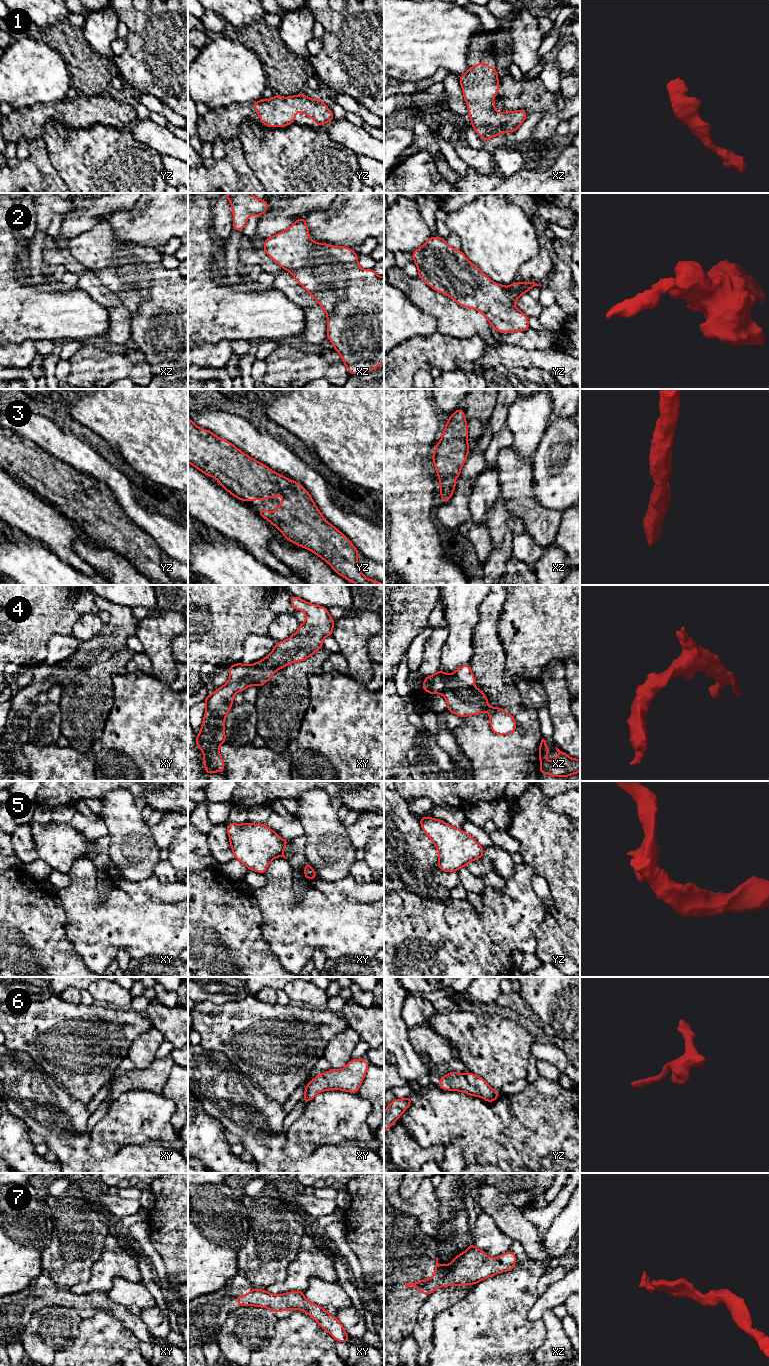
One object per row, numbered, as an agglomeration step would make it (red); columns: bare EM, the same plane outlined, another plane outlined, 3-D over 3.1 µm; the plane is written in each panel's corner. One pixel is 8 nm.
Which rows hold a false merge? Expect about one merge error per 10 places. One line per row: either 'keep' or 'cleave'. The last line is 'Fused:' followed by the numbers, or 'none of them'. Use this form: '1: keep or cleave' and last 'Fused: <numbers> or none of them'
1: keep
2: keep
3: keep
4: keep
5: keep
6: keep
7: keep
Fused: none of them

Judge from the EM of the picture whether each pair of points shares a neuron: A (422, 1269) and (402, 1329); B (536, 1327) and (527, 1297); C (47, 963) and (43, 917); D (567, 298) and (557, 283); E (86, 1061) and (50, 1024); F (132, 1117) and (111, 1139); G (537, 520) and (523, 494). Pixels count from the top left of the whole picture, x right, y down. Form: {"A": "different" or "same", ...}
{"A": "same", "B": "same", "C": "same", "D": "same", "E": "same", "F": "same", "G": "same"}

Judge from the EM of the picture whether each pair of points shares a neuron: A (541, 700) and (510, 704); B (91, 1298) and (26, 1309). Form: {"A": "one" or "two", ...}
{"A": "two", "B": "one"}

